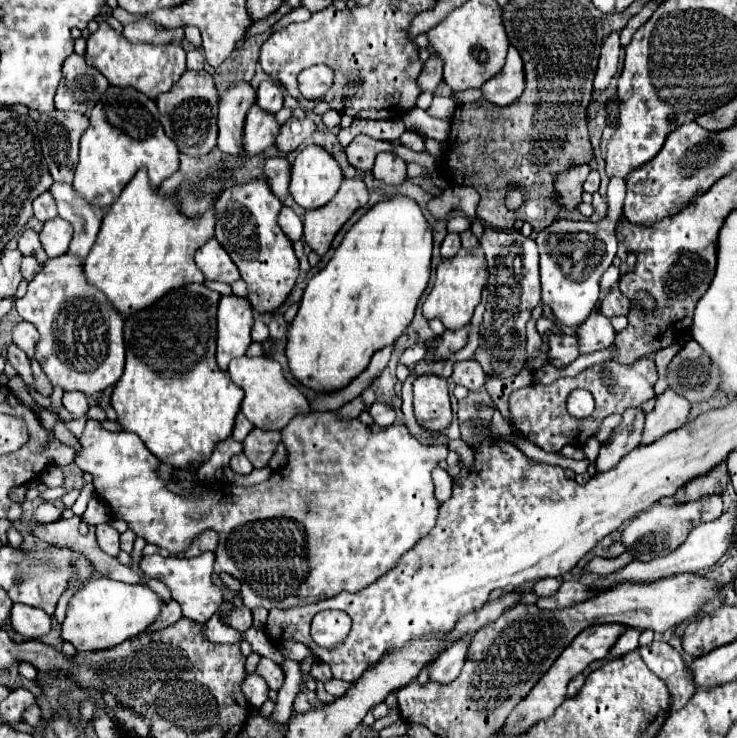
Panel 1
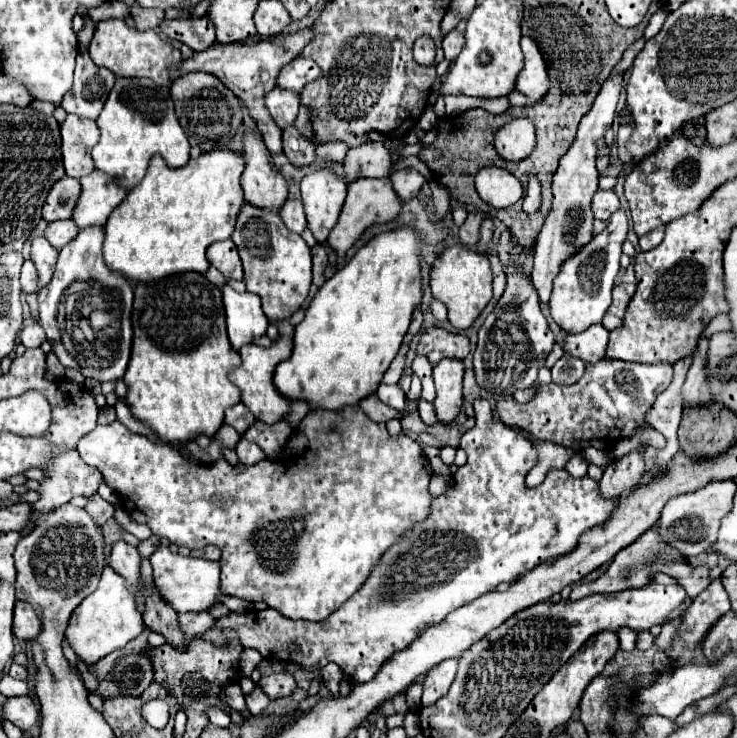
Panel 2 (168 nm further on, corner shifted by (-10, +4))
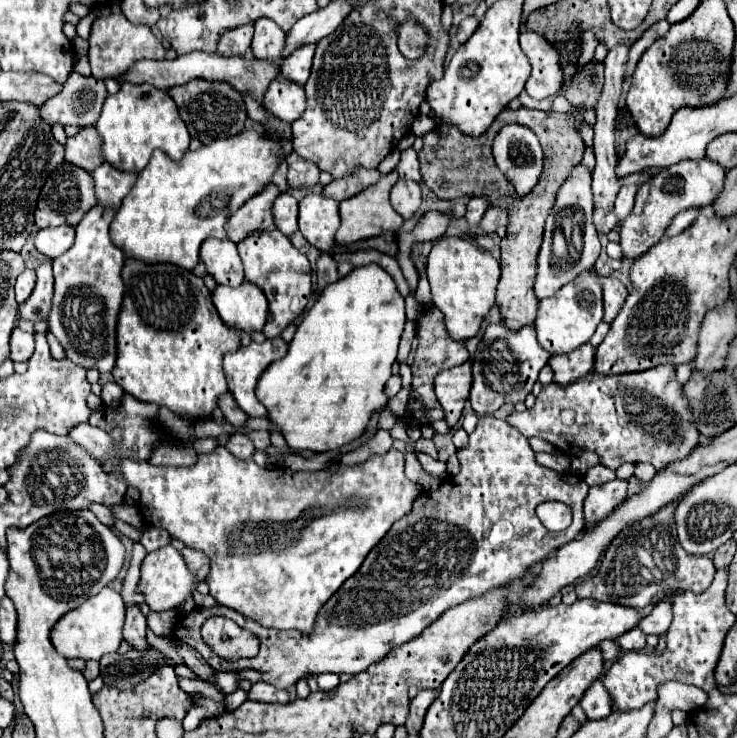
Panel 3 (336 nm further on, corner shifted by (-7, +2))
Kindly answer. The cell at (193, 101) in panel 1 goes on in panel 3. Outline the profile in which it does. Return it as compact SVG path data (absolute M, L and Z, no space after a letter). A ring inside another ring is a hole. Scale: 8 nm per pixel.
M193 79L185 85L171 87L167 93L177 103L179 115L185 121L189 135L199 139L203 145L209 145L215 139L227 139L227 137L239 135L243 131L243 125L247 119L245 101L233 87L227 87L227 83Z

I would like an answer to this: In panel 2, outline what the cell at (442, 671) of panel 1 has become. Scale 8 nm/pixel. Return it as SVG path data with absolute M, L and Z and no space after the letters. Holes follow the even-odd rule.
M446 659L442 663L438 663L434 669L430 669L430 673L426 675L422 687L422 705L428 707L432 703L436 703L440 697L444 697L456 677L456 669L458 669L458 659Z

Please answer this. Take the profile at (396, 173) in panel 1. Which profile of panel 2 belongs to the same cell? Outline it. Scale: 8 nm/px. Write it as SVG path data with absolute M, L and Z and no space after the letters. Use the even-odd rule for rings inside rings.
M412 167L392 173L390 179L392 179L394 191L398 193L398 197L400 197L402 201L414 199L414 197L420 193L422 185L424 185L424 177L422 177L416 169L412 169Z

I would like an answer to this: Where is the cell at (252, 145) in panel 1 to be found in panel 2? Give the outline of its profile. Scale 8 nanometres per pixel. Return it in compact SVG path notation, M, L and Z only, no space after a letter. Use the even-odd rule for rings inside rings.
M274 87L266 95L266 107L268 107L272 119L278 119L278 127L284 129L284 127L290 127L298 115L300 97L298 97L298 93L290 93L288 89Z

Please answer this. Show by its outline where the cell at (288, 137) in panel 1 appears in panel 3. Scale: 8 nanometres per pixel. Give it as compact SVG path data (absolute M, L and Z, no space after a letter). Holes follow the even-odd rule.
M289 153L285 157L285 161L289 165L289 175L287 175L289 187L295 187L295 189L311 187L319 181L319 167L315 167L315 163L299 159L299 155L295 155L295 153Z

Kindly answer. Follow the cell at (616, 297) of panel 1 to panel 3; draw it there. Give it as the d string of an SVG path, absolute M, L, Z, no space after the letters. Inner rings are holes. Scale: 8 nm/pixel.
M601 277L601 285L603 285L603 303L605 303L605 323L613 323L613 319L617 317L621 305L625 303L629 291L627 287L613 277Z

